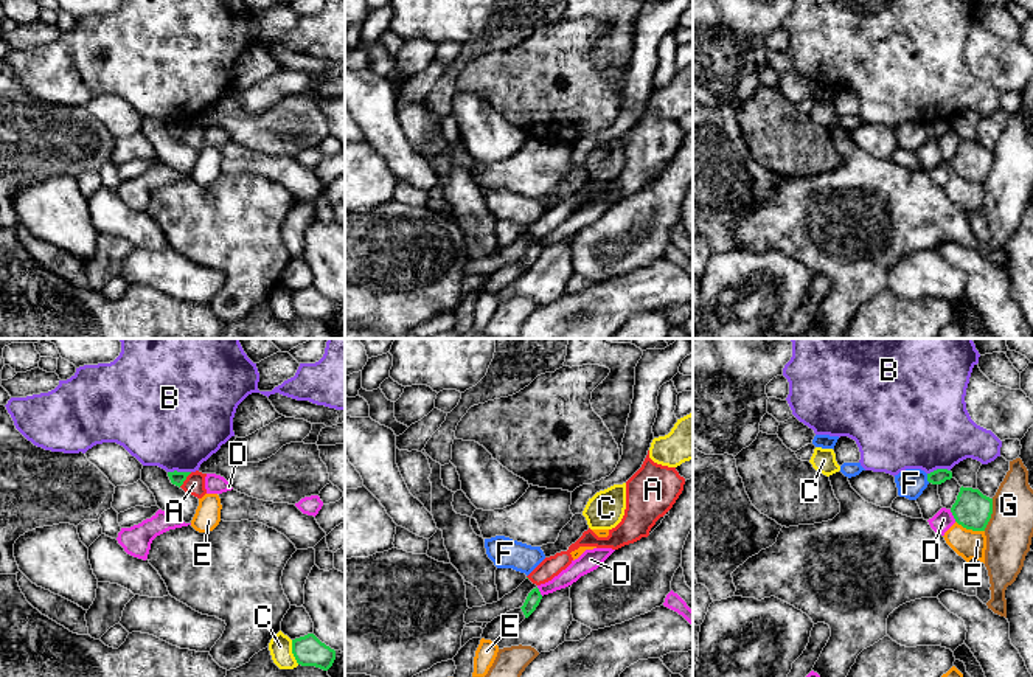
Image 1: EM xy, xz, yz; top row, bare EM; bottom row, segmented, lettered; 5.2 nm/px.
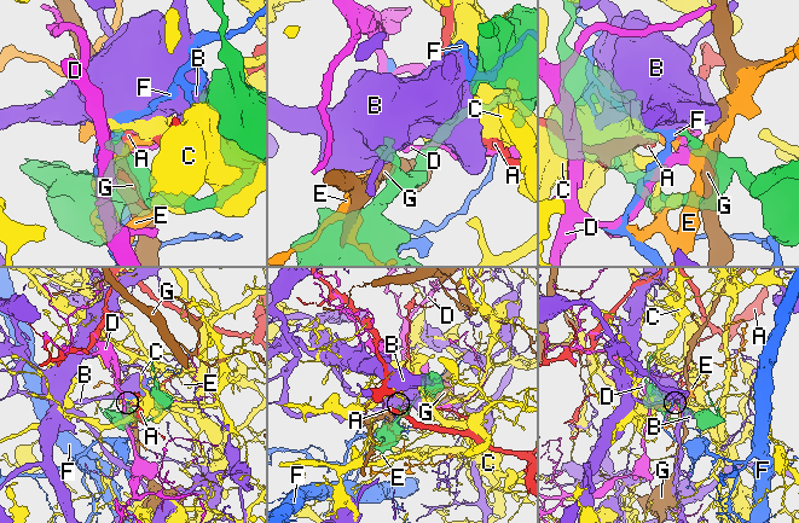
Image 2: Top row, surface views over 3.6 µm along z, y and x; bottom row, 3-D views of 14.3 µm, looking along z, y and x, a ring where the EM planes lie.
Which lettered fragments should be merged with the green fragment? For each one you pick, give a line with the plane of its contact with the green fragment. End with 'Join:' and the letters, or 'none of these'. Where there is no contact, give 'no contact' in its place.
Join: none of these

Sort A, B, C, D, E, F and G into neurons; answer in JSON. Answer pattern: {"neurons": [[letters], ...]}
{"neurons": [["A"], ["B"], ["C"], ["D"], ["E"], ["F"], ["G"]]}

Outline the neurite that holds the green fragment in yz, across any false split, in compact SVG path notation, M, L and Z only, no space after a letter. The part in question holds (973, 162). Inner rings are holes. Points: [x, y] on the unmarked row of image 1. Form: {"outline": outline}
{"outline": "M962 138L951 165L963 180L985 183L993 166L993 151L983 148L979 141Z"}

